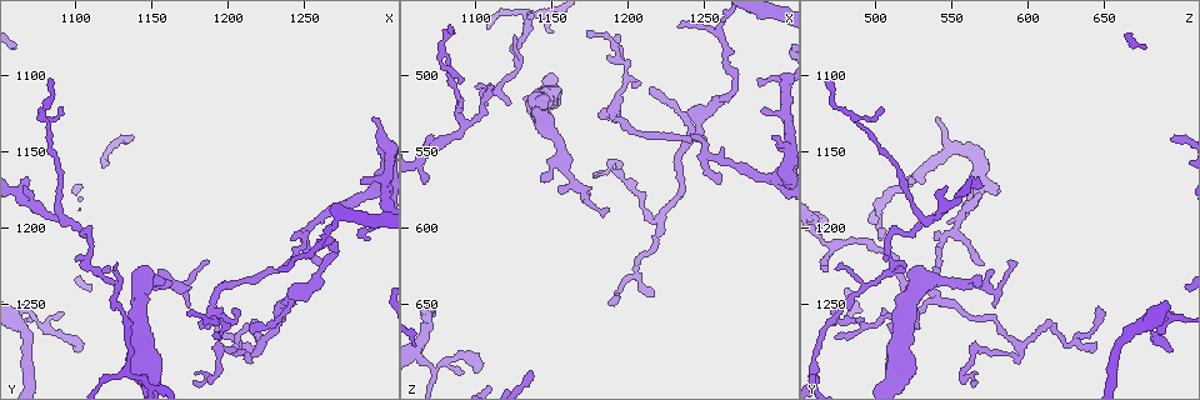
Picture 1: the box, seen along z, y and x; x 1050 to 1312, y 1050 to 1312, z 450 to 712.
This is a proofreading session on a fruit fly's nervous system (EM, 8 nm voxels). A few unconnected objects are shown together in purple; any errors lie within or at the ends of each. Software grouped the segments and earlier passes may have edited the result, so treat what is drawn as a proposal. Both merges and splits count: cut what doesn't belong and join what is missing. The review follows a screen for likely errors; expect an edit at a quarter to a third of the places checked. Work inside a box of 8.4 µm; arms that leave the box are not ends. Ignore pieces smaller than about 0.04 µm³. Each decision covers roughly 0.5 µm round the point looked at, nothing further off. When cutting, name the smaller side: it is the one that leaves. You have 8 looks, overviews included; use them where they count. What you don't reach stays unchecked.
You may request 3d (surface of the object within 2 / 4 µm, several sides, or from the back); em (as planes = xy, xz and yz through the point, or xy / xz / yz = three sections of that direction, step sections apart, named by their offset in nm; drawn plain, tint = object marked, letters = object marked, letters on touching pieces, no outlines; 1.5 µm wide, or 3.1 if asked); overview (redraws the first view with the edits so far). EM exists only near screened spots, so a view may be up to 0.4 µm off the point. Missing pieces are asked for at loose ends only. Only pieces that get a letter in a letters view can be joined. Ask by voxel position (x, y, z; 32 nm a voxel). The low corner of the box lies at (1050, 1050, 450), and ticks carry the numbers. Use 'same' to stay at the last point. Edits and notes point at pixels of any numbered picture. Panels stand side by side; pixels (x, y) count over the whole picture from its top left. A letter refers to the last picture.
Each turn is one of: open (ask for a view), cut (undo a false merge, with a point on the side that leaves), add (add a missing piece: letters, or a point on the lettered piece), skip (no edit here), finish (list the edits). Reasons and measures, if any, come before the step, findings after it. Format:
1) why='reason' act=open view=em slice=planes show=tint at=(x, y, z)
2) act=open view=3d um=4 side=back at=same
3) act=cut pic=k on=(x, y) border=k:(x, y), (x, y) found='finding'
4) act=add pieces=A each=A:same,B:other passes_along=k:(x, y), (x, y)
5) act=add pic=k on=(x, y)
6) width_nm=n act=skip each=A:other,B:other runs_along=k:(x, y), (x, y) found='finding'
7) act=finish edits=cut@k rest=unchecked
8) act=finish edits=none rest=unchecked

why='an open end' act=open view=3d um=4 at=(1100, 1282, 692)

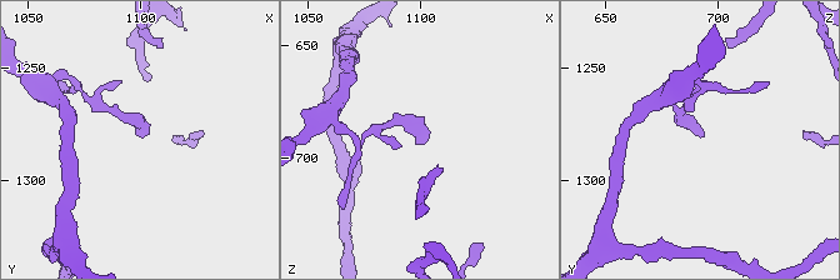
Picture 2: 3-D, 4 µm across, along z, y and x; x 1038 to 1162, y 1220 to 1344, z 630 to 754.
why='shape alone is not enough' act=open view=em slice=xy step=4 show=letters at=(1102, 1281, 694)

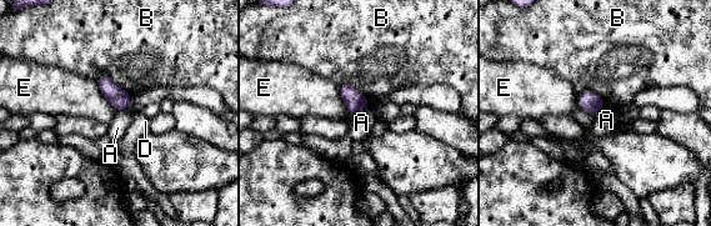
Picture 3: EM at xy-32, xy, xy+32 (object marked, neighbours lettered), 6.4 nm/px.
width_nm=120 act=skip each=A:other,B:other,D:other,E:other border=3:(95, 79), (108, 75), (130, 95) found='none of them fits'

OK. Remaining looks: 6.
act=open view=em slice=xy step=8 show=tint at=(1214, 1264, 508)

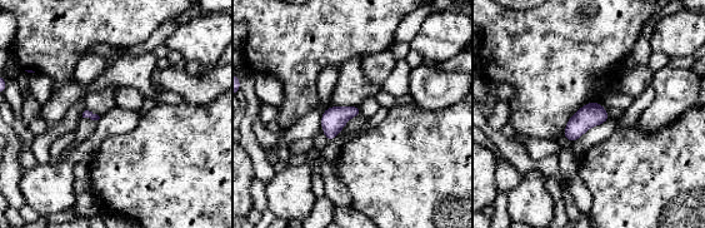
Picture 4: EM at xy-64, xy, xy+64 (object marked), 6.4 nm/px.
why='see the neighbours' act=open view=em slice=xy step=8 show=letters at=same

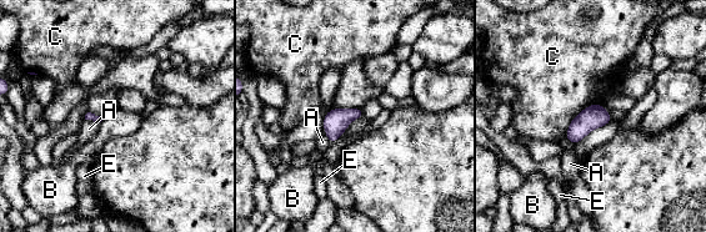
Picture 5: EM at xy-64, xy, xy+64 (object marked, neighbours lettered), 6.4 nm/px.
act=skip each=A:other,B:other,C:other,E:other border=5:(84, 119), (99, 122) found='none of them fits'

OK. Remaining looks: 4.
why='thin end' act=open view=em slice=planes show=letters at=(1082, 1102, 470)

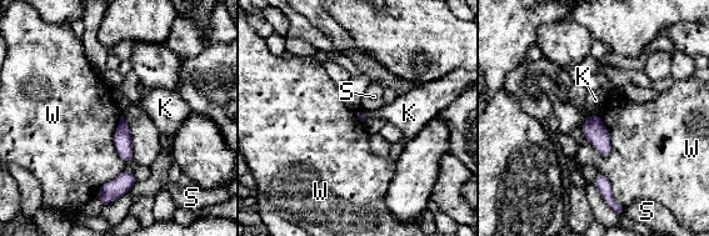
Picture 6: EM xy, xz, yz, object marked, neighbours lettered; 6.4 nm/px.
longest_contact=W:300nm act=skip each=K:other,S:other,W:other border=6:(599, 114), (609, 134), (607, 157) found='no lettered piece goes on from it'

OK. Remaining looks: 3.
act=finish edits=none rest=unchecked

